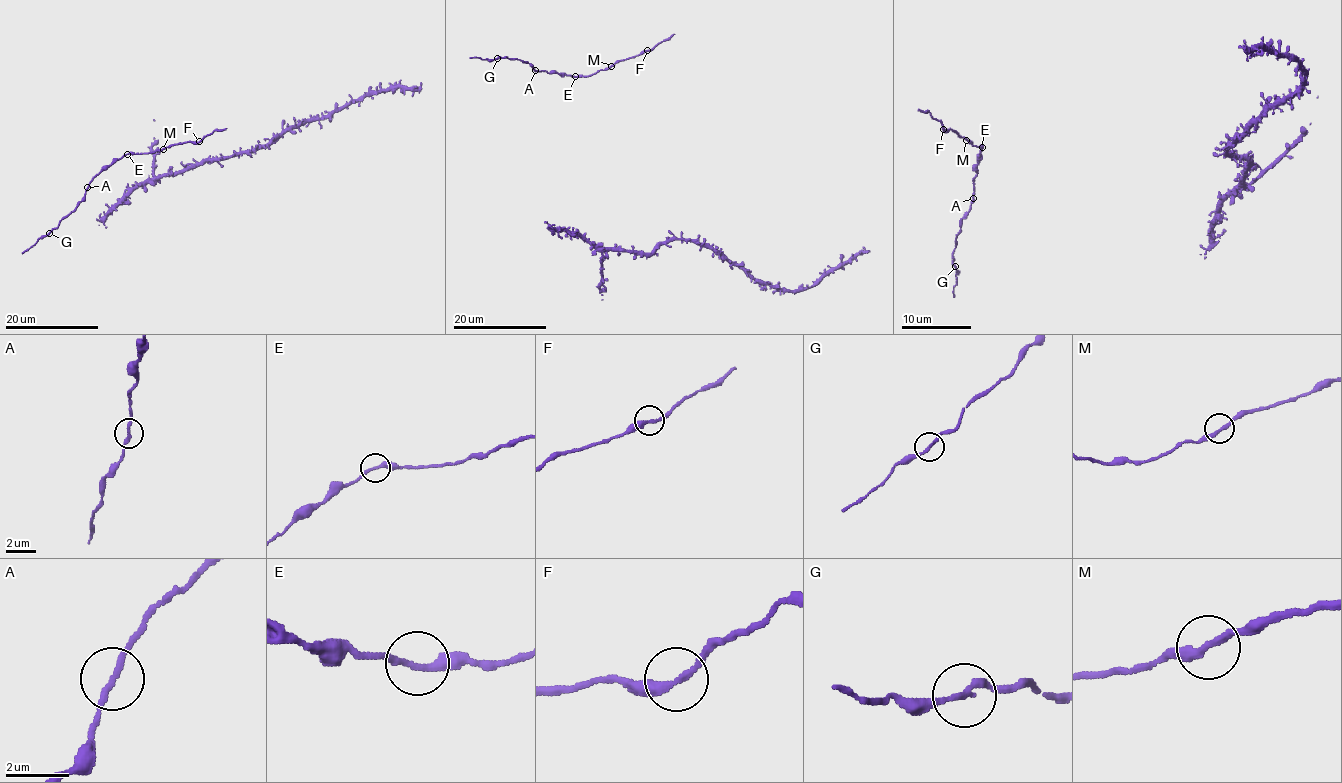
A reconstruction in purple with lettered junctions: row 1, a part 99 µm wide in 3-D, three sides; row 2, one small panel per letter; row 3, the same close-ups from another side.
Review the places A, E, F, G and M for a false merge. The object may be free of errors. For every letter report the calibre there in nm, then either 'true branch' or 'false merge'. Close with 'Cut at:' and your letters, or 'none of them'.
A: calibre 200 nm; true branch
E: calibre 240 nm; true branch
F: calibre 280 nm; true branch
G: calibre 180 nm; true branch
M: calibre 260 nm; true branch
Cut at: none of them

